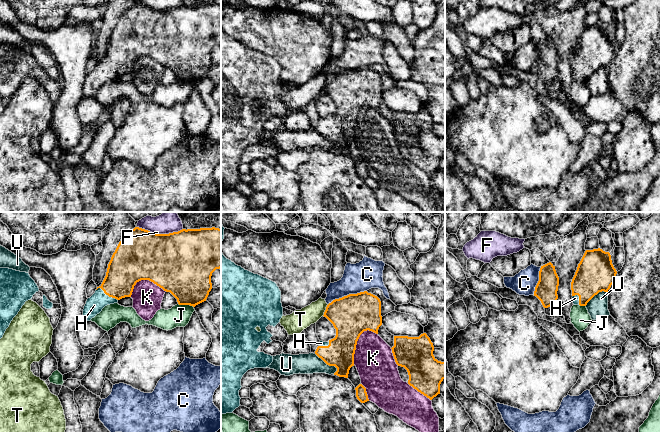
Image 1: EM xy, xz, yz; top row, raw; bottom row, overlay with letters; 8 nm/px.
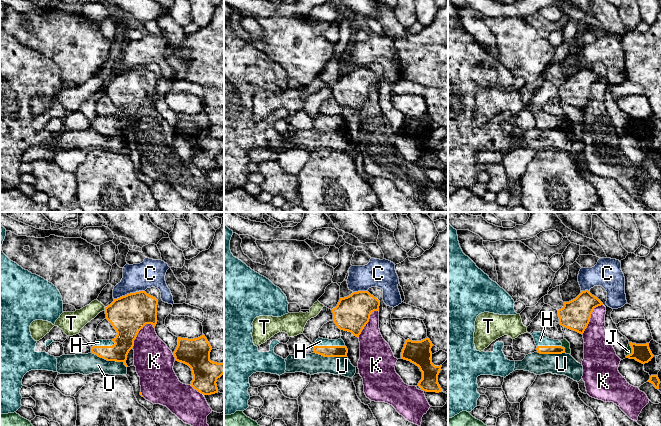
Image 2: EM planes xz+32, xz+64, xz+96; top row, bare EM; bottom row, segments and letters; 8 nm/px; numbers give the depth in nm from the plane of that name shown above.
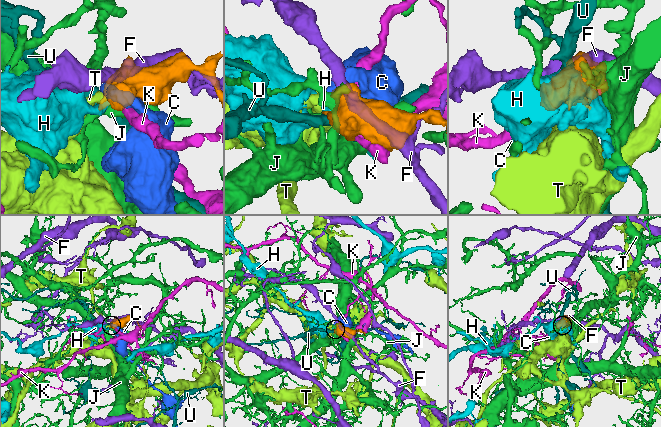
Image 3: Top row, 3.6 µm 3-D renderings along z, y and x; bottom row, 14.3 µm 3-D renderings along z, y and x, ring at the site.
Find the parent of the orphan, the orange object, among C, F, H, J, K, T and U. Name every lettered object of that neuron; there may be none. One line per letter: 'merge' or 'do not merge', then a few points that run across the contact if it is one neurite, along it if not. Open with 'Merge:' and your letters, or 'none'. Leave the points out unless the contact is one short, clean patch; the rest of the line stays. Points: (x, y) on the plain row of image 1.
Merge: H
C: do not merge
F: do not merge
H: merge
J: do not merge
K: do not merge
T: do not merge; line xz (328, 80), (322, 91)
U: do not merge; line xz (315, 129), (327, 140), (333, 141), (337, 146)

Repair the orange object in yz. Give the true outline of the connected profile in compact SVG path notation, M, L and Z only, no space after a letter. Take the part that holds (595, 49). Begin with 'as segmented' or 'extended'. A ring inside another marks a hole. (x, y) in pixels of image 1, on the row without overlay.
extended | M586 26L571 58L573 80L586 82L599 68L608 68L616 50L609 28Z

